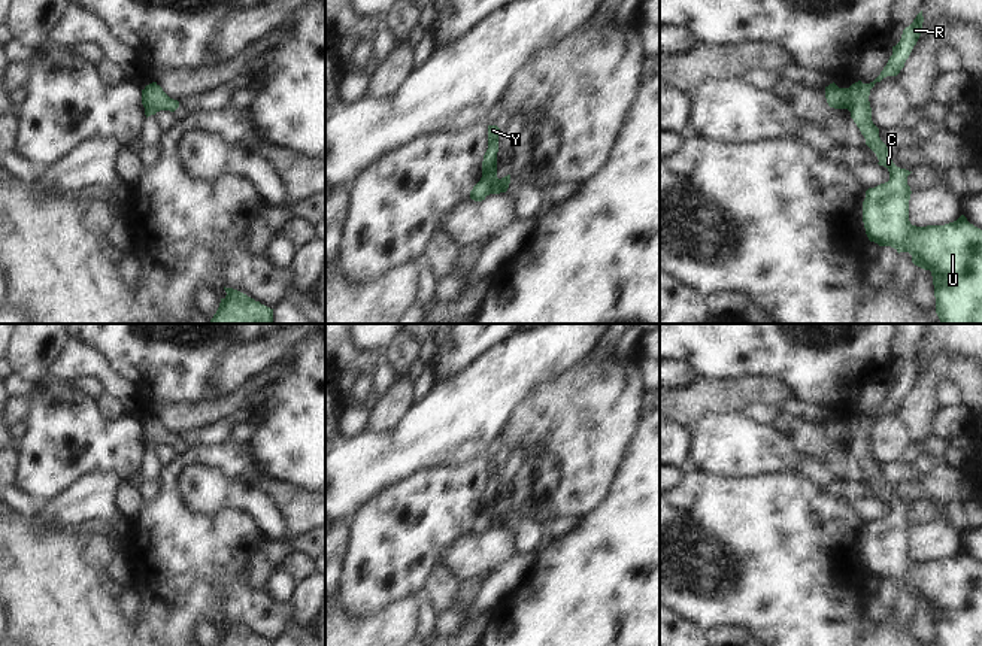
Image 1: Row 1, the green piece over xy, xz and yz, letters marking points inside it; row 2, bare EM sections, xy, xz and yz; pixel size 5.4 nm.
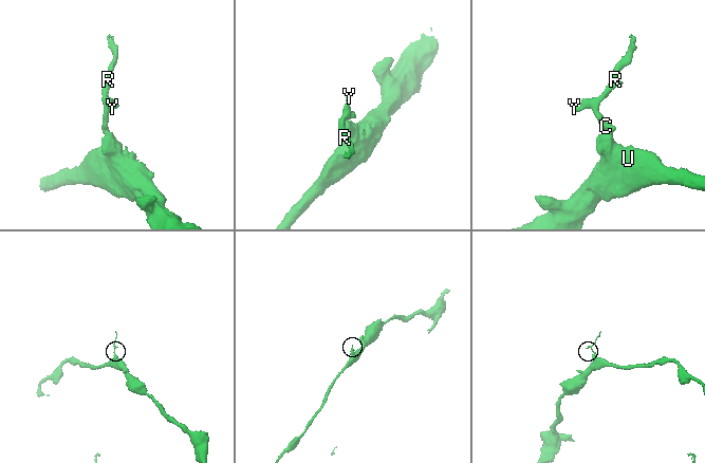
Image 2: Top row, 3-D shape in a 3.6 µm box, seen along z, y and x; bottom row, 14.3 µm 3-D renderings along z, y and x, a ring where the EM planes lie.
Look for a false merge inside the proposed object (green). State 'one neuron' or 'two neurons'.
one neuron

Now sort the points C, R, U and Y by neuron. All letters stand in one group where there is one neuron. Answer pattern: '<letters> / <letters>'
C R U Y

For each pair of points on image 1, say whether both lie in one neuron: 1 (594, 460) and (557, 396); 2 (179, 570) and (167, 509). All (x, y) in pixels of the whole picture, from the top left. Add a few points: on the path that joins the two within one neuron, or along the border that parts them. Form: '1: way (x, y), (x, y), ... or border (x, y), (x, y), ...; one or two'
1: way (588, 443), (587, 425), (573, 412); one
2: way (176, 555), (167, 545), (167, 524); one

